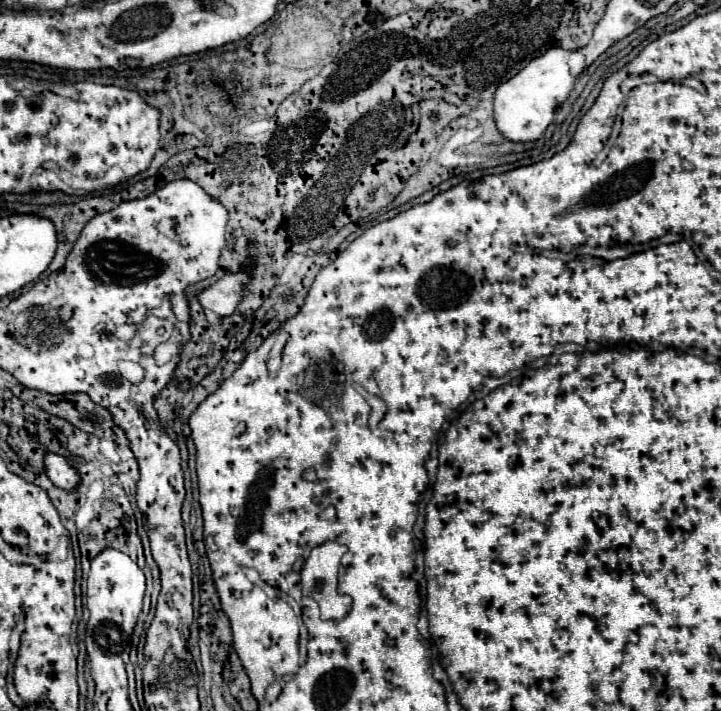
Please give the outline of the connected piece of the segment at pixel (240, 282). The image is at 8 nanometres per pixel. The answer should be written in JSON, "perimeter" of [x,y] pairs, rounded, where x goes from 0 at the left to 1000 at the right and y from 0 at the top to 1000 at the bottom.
{"perimeter":[[[315,384],[295,404],[276,412],[276,423],[284,435],[295,437],[301,446],[320,443],[337,418],[337,404],[345,398],[343,384]]]}

